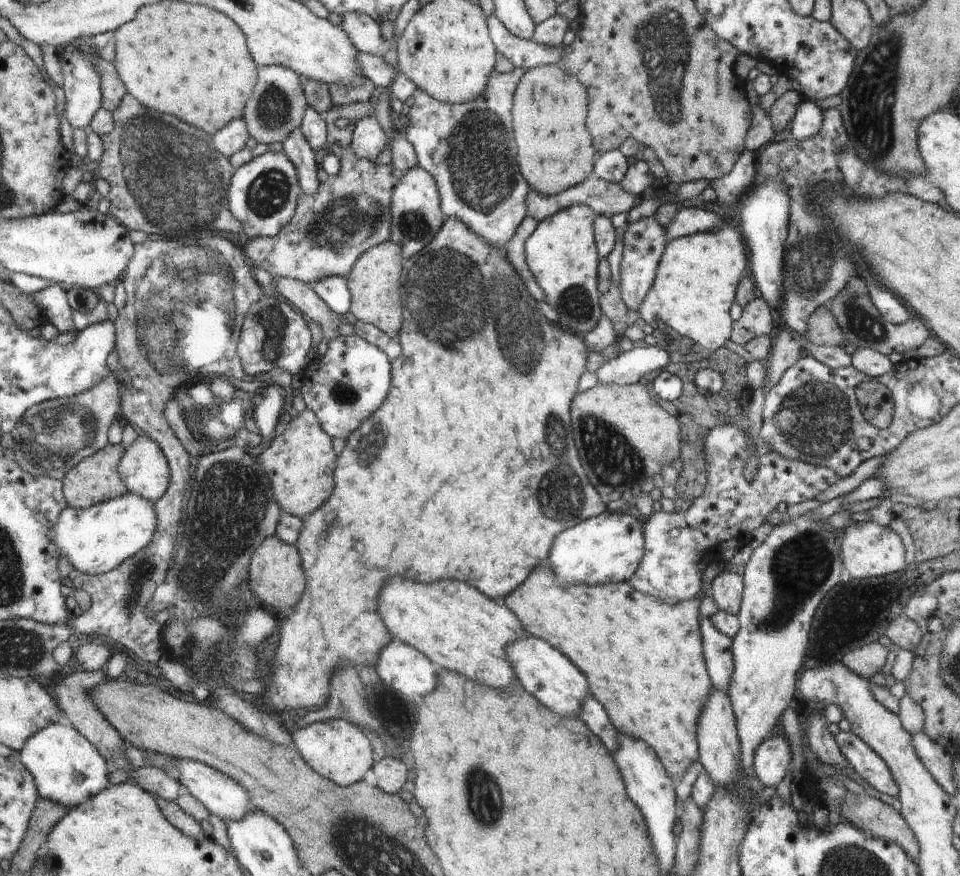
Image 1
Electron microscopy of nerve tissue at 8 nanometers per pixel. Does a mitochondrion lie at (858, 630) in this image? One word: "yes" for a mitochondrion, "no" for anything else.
yes

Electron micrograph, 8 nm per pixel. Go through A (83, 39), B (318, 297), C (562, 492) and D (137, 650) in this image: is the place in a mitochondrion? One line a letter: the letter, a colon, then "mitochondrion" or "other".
A: other
B: other
C: mitochondrion
D: other

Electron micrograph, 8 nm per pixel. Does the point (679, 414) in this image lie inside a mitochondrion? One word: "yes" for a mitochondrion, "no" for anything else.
no

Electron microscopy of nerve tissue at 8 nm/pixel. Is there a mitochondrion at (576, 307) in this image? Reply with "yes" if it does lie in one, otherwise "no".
yes

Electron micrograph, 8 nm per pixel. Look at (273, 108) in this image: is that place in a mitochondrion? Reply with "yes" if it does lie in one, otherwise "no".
yes

